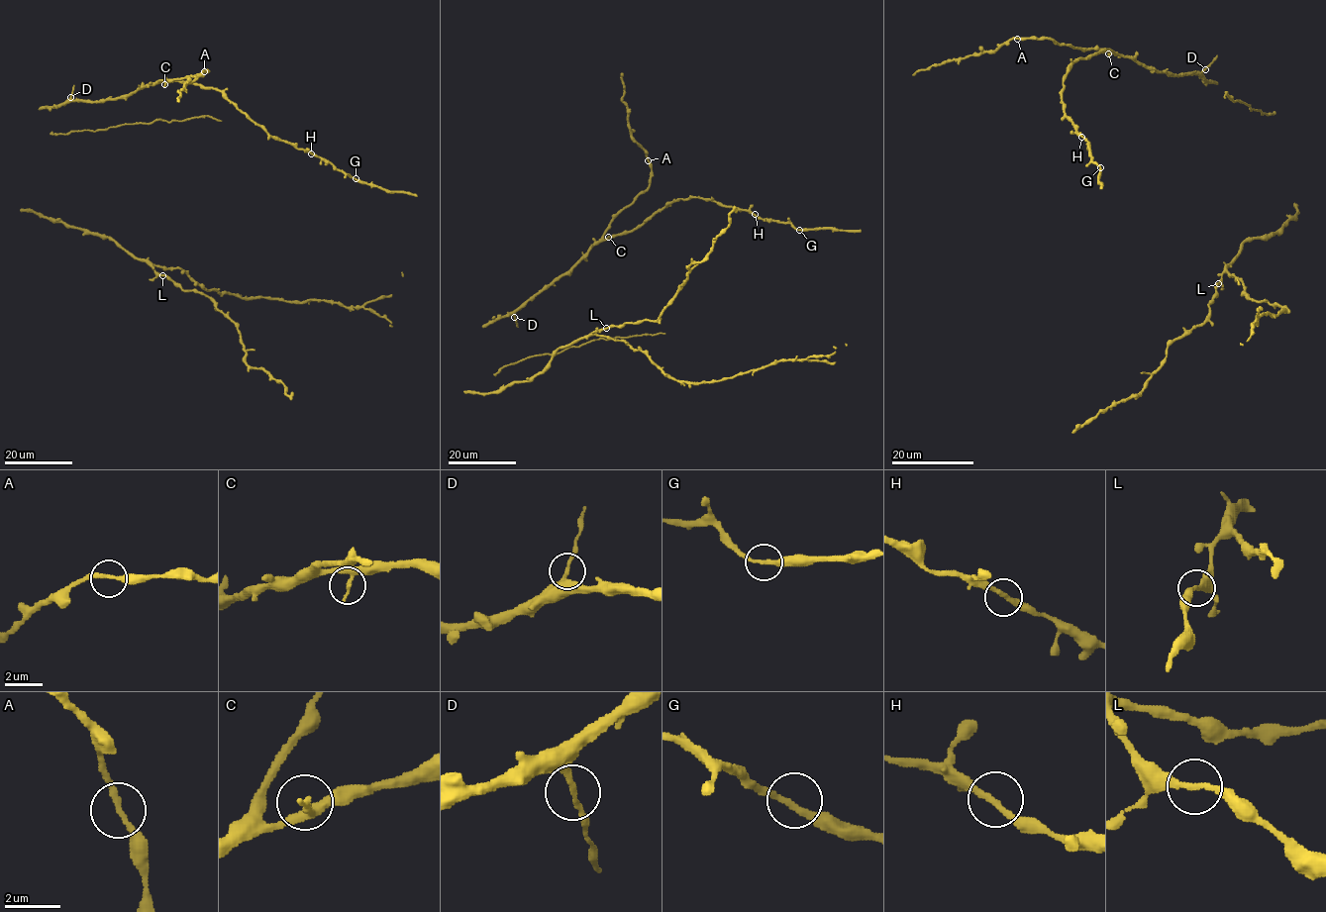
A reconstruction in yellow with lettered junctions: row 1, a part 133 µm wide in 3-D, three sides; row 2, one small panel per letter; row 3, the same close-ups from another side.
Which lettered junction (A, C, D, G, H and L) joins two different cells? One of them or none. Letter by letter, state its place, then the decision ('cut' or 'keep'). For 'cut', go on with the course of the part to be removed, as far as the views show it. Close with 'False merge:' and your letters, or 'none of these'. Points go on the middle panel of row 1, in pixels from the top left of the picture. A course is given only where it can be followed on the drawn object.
A: place (648, 160); keep
C: place (608, 237); keep
D: place (514, 317); keep
G: place (799, 230); keep
H: place (755, 214); keep
L: place (606, 328); keep
False merge: none of these

